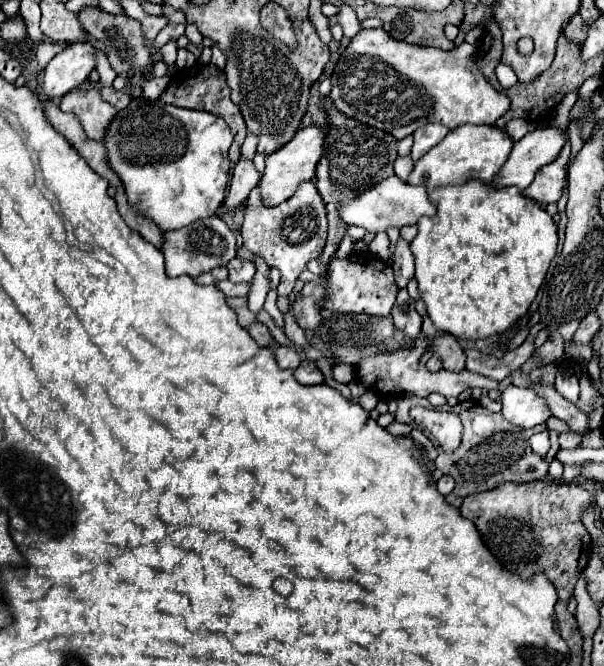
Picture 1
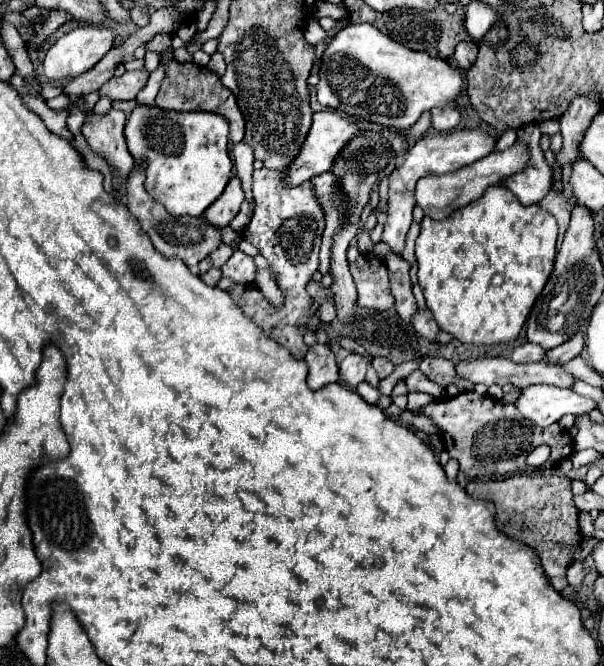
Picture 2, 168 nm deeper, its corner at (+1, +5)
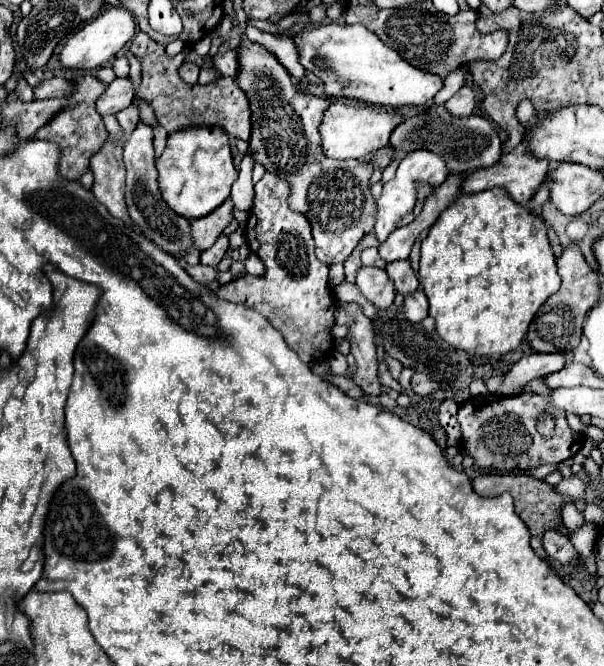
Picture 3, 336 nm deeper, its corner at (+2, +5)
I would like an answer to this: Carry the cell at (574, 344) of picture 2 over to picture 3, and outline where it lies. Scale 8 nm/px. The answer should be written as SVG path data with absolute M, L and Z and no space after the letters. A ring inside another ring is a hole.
M531 353L523 359L519 359L511 371L503 377L503 383L499 387L501 395L519 395L525 391L527 383L539 377L547 377L567 365L567 355L543 355L543 353Z

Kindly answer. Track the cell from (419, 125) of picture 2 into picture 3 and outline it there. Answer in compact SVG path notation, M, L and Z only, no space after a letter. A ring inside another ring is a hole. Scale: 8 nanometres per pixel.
M457 67L455 71L451 71L443 79L443 89L437 93L435 103L443 103L443 99L449 99L455 91L459 91L465 85L465 79L467 79L467 69L465 67Z

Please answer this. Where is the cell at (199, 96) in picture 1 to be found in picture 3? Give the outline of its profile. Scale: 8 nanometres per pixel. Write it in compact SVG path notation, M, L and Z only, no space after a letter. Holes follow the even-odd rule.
M137 33L131 41L131 53L141 59L141 71L143 71L143 83L137 91L141 99L145 99L153 111L157 121L165 127L165 131L171 135L175 131L187 129L187 127L221 127L225 133L249 141L251 137L251 107L245 91L237 87L237 83L229 77L221 77L215 83L209 85L187 85L179 77L179 67L186 55L181 52L176 56L167 57L165 47L155 43L149 35Z

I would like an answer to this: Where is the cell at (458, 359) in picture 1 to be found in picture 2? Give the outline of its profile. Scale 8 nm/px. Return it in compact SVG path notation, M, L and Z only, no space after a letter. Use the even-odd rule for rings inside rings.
M424 309L424 311L416 311L416 315L412 317L412 325L414 325L414 329L424 337L424 339L428 339L428 341L438 341L438 333L440 333L440 327L438 327L438 323L434 321L434 317L432 317L432 313L428 311L428 309Z

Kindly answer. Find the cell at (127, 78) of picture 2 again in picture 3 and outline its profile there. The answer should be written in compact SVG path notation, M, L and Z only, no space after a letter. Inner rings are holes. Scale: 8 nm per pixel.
M77 75L71 79L73 91L67 95L67 105L55 113L49 123L45 123L35 137L51 141L59 147L61 159L59 159L59 175L71 181L77 181L83 173L89 171L89 159L101 149L101 145L107 141L107 129L103 125L101 115L95 111L95 101L105 91L105 85L95 75Z

